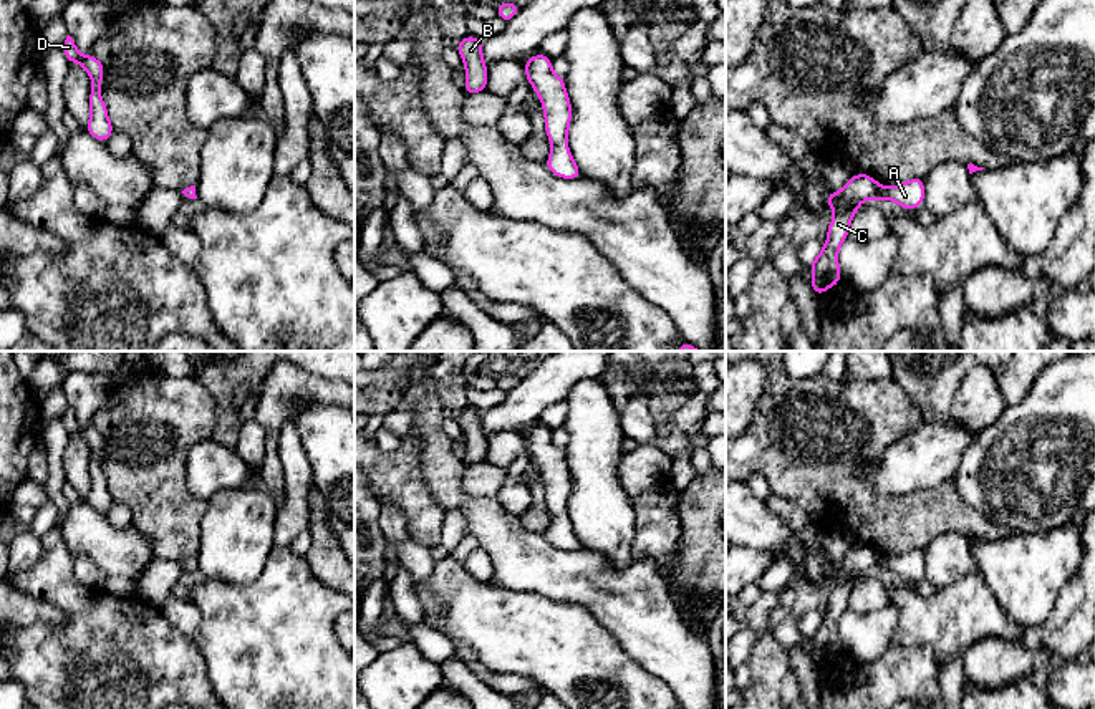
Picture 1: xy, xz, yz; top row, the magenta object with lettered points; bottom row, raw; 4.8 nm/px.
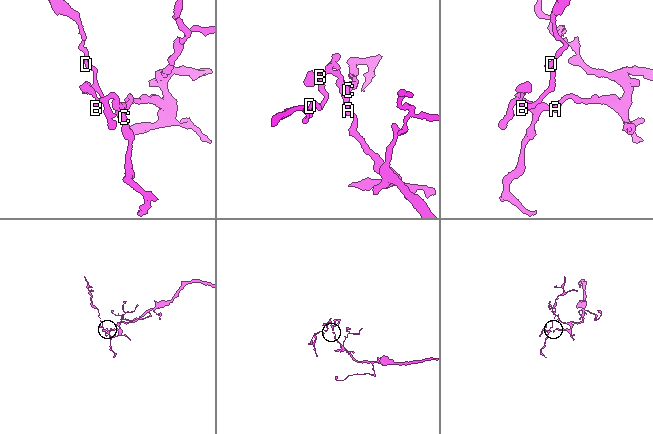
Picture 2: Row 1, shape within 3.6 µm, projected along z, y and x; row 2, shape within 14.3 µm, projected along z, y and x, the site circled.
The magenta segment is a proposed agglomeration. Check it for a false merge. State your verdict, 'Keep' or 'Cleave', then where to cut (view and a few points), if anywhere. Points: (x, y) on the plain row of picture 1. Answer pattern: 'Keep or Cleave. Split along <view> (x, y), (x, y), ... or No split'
Keep. No split

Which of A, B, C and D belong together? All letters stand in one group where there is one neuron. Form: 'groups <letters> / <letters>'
groups A B C D

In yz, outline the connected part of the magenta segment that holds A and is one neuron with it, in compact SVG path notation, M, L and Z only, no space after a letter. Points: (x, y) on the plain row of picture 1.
M858 543L843 560L825 567L827 578L835 578L837 581L828 596L823 621L810 633L810 656L817 668L842 653L838 620L848 610L851 590L866 570L893 570L901 580L908 581L921 578L924 573L924 548L909 550L888 560L880 557L875 548Z

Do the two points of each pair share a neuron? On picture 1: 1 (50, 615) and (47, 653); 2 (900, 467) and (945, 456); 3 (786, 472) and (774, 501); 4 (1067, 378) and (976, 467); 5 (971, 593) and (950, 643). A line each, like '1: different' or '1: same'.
1: different
2: same
3: different
4: same
5: same

